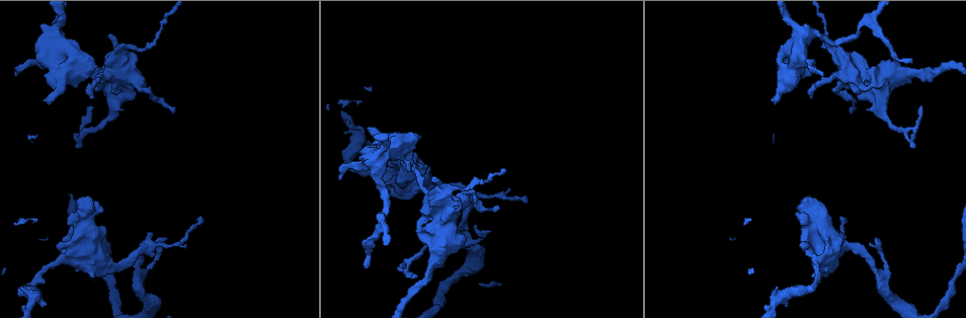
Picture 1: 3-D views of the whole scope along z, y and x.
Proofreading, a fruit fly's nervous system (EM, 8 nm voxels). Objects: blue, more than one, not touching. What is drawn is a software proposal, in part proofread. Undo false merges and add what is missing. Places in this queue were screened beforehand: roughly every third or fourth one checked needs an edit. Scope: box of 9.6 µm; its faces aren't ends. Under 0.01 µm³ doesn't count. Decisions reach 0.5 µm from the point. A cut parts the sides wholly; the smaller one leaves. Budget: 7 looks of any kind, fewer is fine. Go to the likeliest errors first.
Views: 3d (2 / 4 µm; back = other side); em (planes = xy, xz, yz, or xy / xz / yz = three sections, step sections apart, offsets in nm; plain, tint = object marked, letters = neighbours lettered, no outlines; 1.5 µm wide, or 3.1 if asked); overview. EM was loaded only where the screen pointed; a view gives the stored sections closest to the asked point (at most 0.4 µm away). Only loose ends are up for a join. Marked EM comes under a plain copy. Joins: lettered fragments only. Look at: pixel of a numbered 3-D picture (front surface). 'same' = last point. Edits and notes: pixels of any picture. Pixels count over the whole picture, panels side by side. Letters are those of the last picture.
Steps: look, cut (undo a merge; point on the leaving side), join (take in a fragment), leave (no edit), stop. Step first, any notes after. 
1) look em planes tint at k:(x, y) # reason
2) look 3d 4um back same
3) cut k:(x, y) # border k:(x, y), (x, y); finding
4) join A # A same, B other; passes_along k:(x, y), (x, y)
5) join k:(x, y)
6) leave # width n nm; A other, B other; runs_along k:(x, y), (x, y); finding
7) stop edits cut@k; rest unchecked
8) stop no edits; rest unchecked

look 3d 4um at 1:(16, 76) # thin end

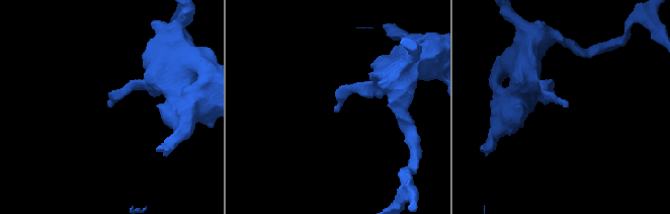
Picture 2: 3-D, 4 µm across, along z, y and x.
look em planes letters at 2:(111, 105)

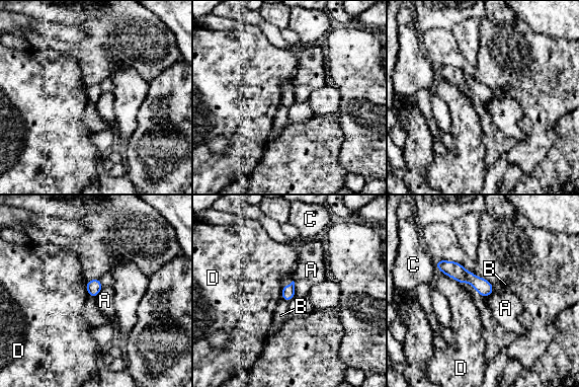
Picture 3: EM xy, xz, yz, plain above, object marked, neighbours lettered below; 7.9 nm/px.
leave # A other, B other, C other, D other; none of them fits

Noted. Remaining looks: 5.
look 3d 4um at 1:(807, 255) # branch stops here

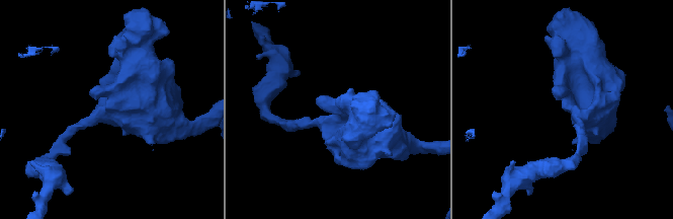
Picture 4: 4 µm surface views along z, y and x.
look em planes letters at 4:(564, 108) # now the EM

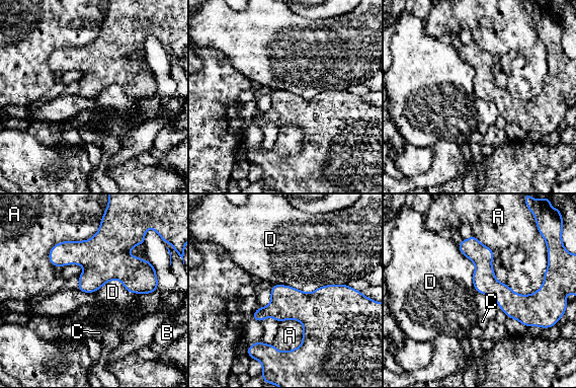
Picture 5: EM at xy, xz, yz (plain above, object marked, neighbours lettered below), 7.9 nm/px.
leave # A other, B other, C other, D other; border 5:(345, 283), (309, 293), (273, 285); no lettered fragment goes on from it

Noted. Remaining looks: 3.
stop no edits; rest unchecked

